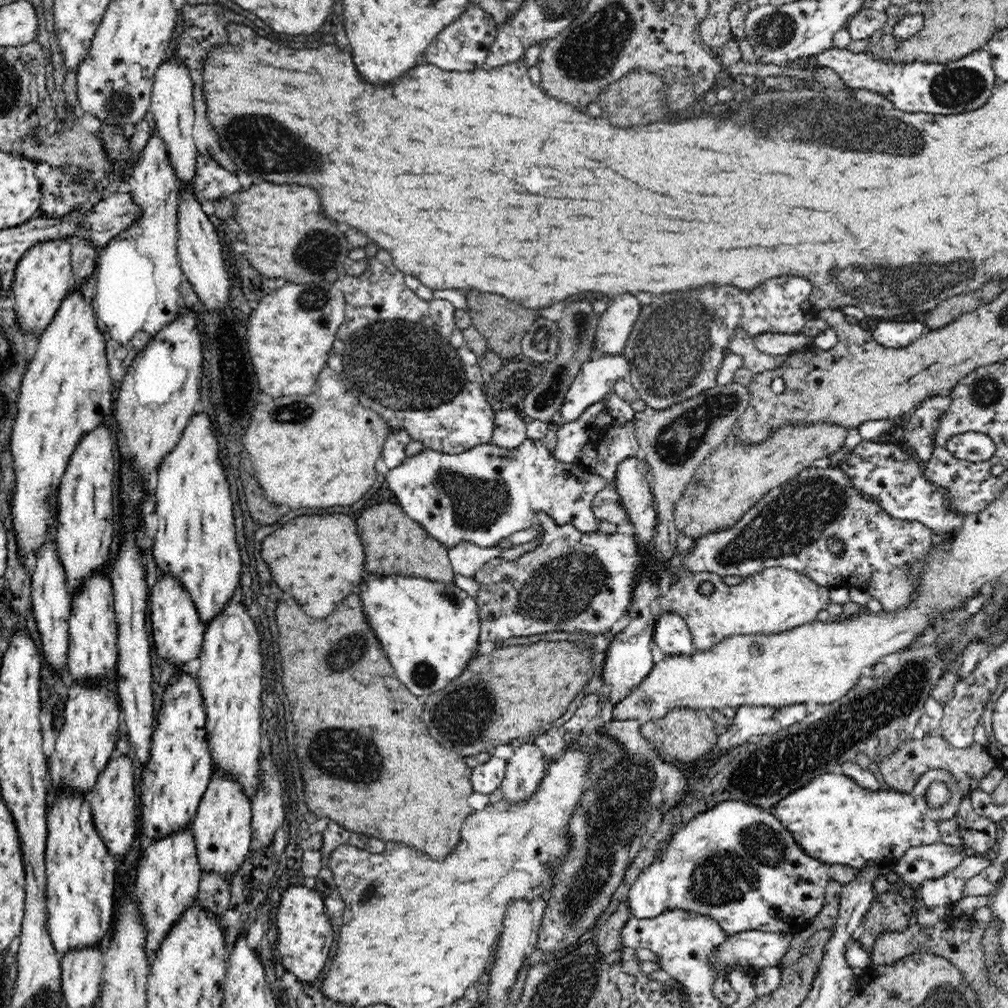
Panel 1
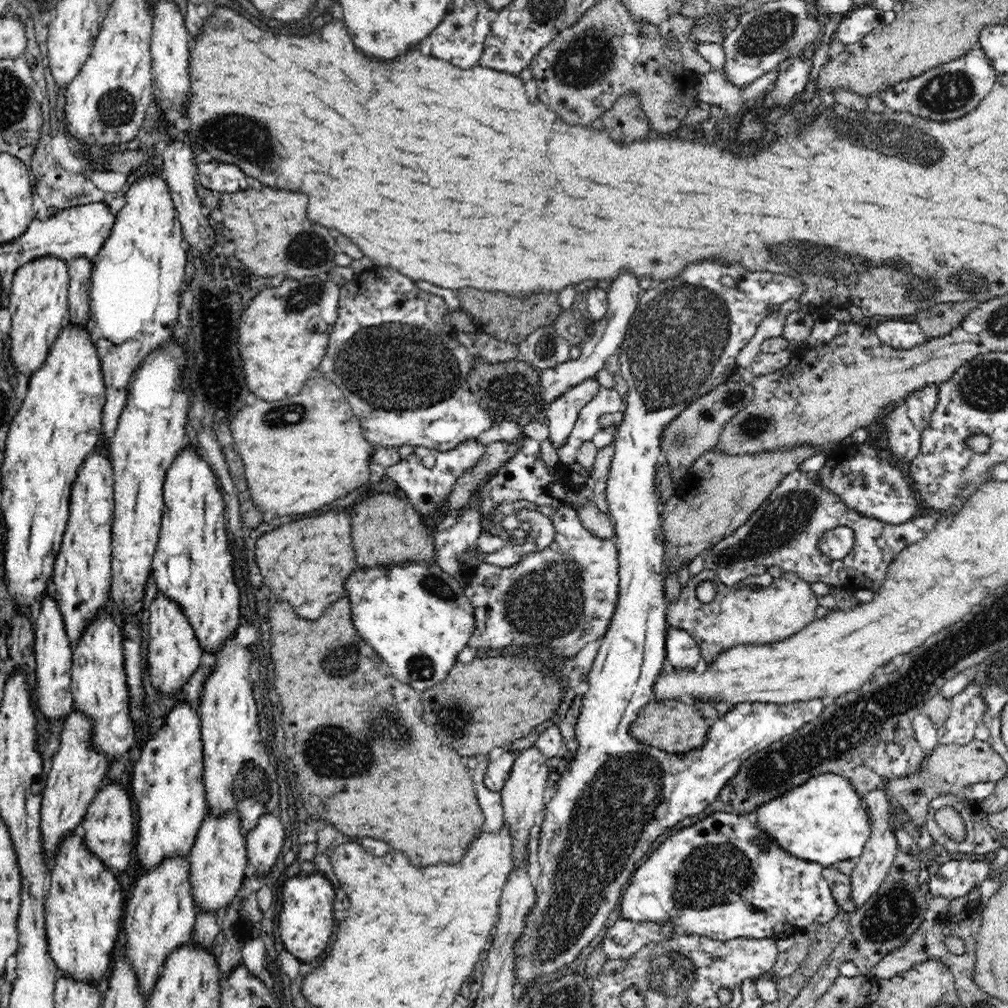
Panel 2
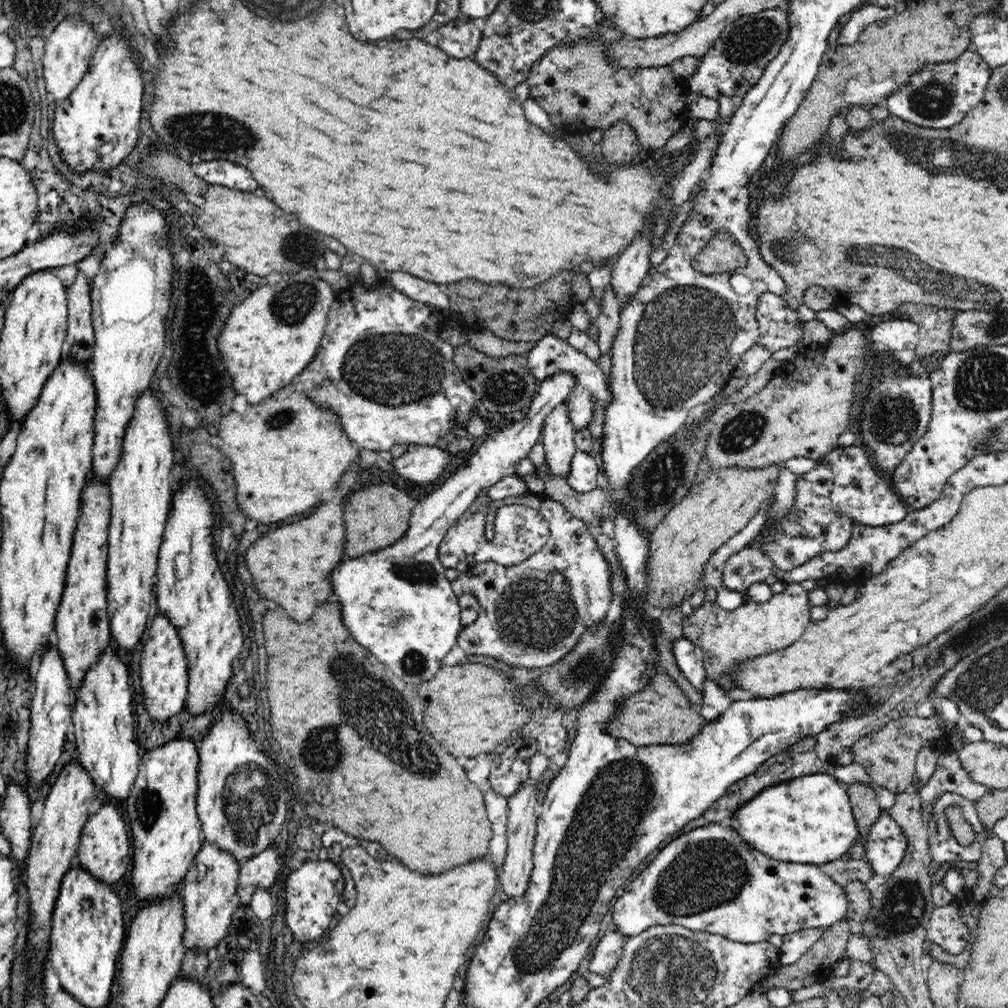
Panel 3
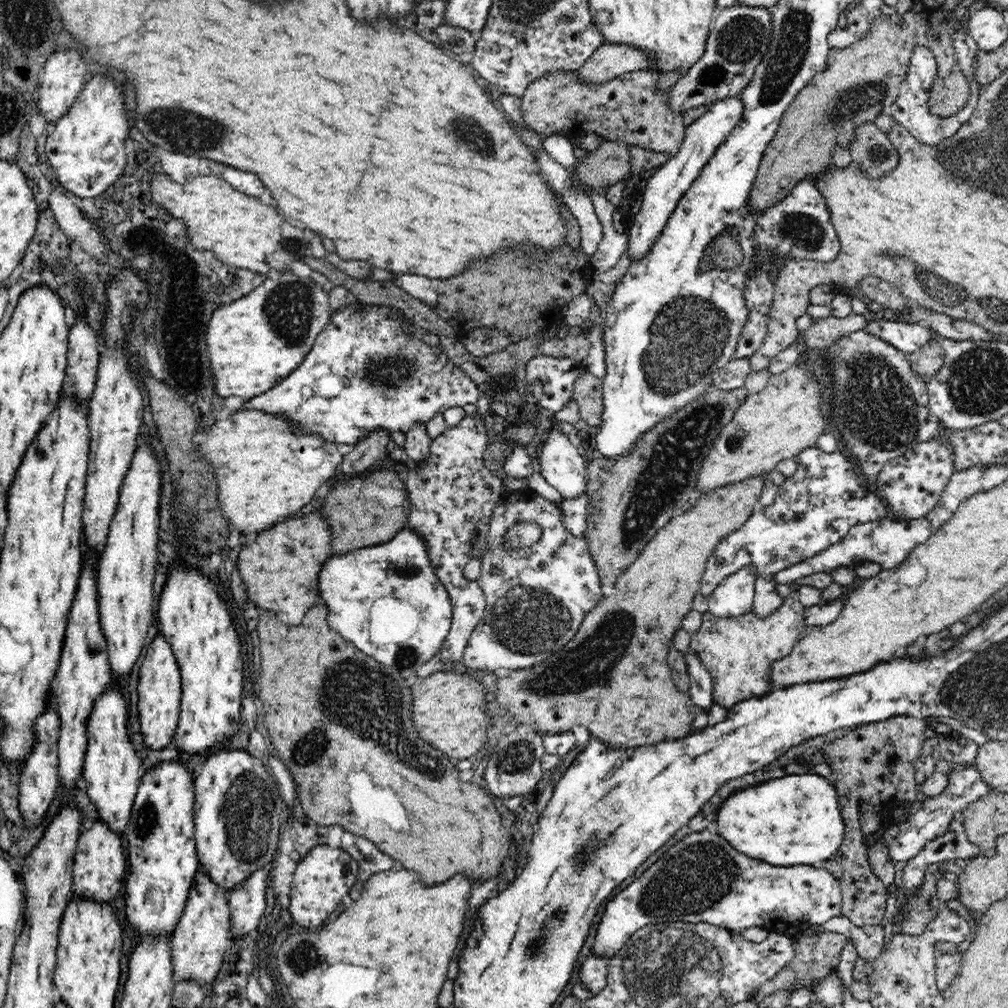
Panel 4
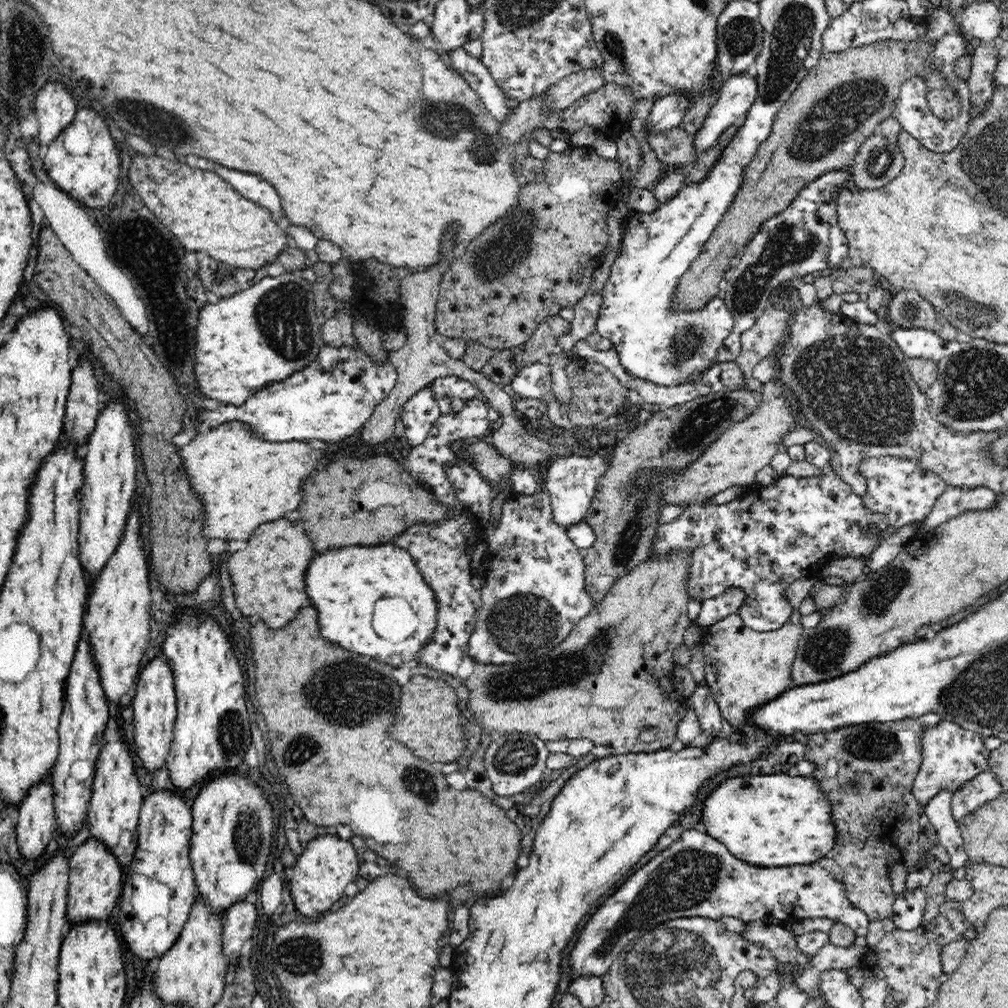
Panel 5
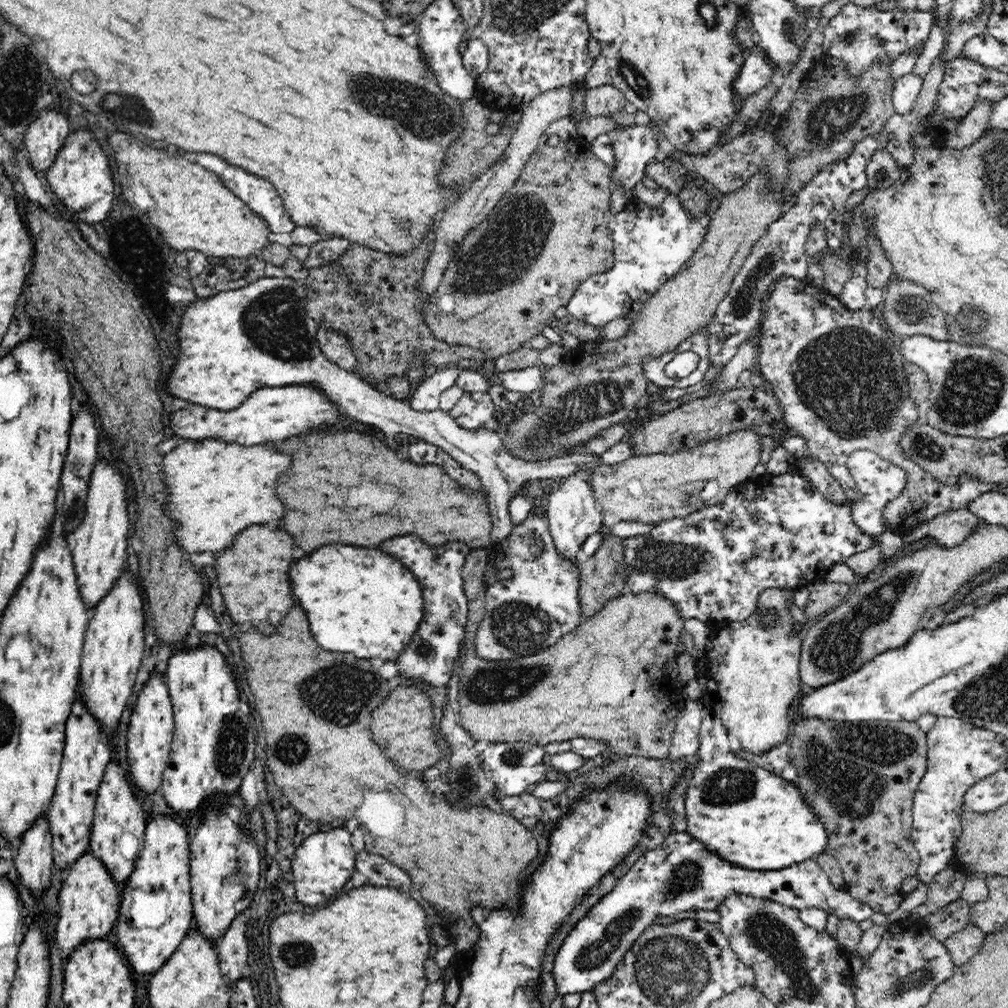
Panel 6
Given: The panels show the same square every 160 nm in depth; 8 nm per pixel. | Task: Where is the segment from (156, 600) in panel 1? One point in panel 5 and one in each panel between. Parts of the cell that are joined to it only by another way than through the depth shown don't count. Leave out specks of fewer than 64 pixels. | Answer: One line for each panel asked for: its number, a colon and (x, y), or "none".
2: (173, 655)
3: (163, 671)
4: (159, 687)
5: (155, 704)

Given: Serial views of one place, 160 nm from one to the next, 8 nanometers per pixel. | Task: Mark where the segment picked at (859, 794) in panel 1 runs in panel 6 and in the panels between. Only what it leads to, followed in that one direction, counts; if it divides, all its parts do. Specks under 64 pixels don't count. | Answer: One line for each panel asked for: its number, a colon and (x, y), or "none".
2: (825, 821)
3: (810, 820)
4: (795, 820)
5: (770, 821)
6: (751, 818)

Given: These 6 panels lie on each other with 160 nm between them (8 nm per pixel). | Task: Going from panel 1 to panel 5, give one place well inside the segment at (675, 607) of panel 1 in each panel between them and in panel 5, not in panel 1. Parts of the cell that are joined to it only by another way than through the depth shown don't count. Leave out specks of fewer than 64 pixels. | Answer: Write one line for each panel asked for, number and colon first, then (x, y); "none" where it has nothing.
2: (737, 616)
3: (727, 639)
4: (738, 652)
5: (746, 669)

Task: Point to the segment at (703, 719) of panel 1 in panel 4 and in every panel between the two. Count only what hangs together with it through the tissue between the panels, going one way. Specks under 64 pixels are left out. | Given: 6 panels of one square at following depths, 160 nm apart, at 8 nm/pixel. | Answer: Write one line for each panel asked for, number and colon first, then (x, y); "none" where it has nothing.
2: (672, 725)
3: (658, 713)
4: (612, 678)

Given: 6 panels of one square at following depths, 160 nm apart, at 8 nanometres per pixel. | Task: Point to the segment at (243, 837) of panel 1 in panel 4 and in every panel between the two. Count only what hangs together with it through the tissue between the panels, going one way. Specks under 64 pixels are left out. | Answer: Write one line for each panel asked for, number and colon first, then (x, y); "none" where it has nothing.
2: (218, 862)
3: (209, 892)
4: (198, 944)

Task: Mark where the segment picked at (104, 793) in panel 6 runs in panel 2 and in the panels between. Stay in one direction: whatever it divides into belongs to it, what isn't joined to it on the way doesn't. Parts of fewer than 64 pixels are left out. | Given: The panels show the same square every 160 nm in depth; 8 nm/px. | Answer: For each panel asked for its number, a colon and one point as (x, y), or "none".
2: (100, 690)
3: (103, 718)
4: (113, 771)
5: (115, 804)

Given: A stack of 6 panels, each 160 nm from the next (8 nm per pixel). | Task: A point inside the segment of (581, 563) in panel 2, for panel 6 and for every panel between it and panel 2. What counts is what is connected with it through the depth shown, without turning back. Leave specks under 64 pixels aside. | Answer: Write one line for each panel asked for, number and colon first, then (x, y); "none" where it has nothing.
3: (533, 613)
4: (536, 596)
5: (531, 579)
6: (535, 603)

